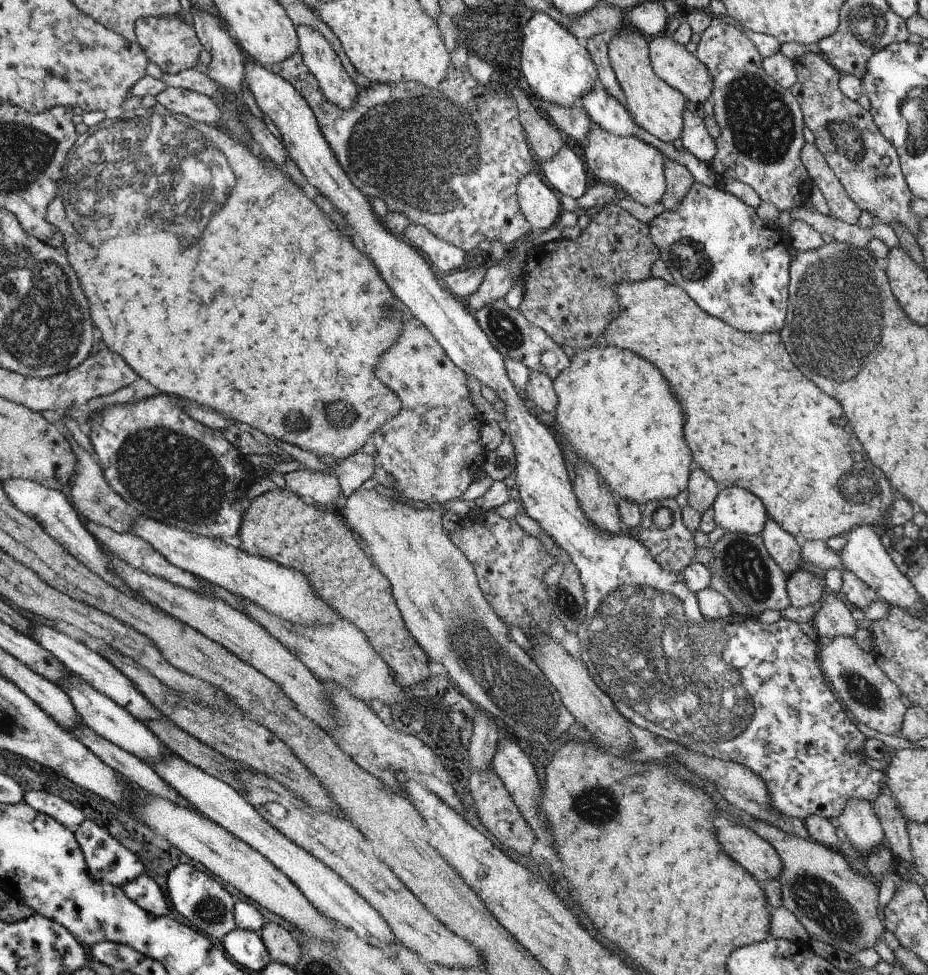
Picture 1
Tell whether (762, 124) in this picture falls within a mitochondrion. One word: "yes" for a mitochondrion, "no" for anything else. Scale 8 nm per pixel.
yes

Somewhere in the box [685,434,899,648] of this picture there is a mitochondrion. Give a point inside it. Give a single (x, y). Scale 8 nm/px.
(742, 562)

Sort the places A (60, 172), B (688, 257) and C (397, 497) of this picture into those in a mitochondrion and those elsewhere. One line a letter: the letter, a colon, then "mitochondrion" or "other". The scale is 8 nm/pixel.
A: mitochondrion
B: mitochondrion
C: other

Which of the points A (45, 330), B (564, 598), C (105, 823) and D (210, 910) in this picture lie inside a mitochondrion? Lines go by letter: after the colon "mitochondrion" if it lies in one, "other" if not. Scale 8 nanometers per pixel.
A: mitochondrion
B: mitochondrion
C: other
D: mitochondrion

